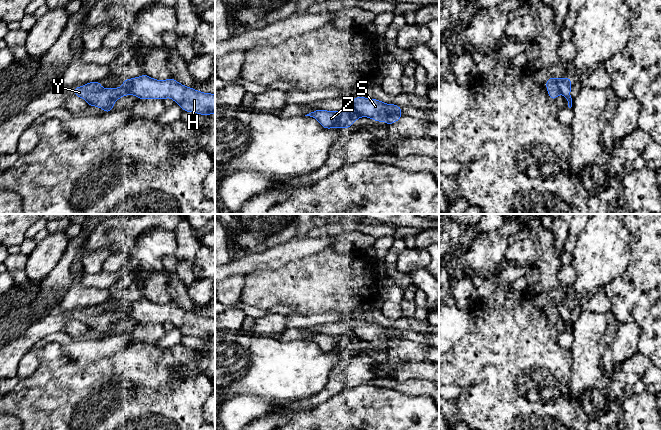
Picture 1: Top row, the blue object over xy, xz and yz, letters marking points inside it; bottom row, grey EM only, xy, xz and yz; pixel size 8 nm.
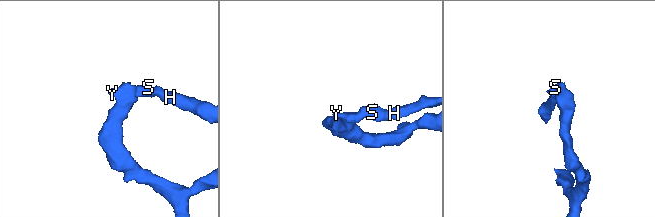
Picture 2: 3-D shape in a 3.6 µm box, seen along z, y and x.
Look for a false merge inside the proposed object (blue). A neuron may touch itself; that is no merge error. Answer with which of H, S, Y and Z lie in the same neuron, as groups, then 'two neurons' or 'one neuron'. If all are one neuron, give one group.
H S / Y Z | two neurons

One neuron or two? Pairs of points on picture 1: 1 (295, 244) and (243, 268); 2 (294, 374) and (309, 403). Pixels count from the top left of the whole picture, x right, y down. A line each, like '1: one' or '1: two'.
1: one
2: two

